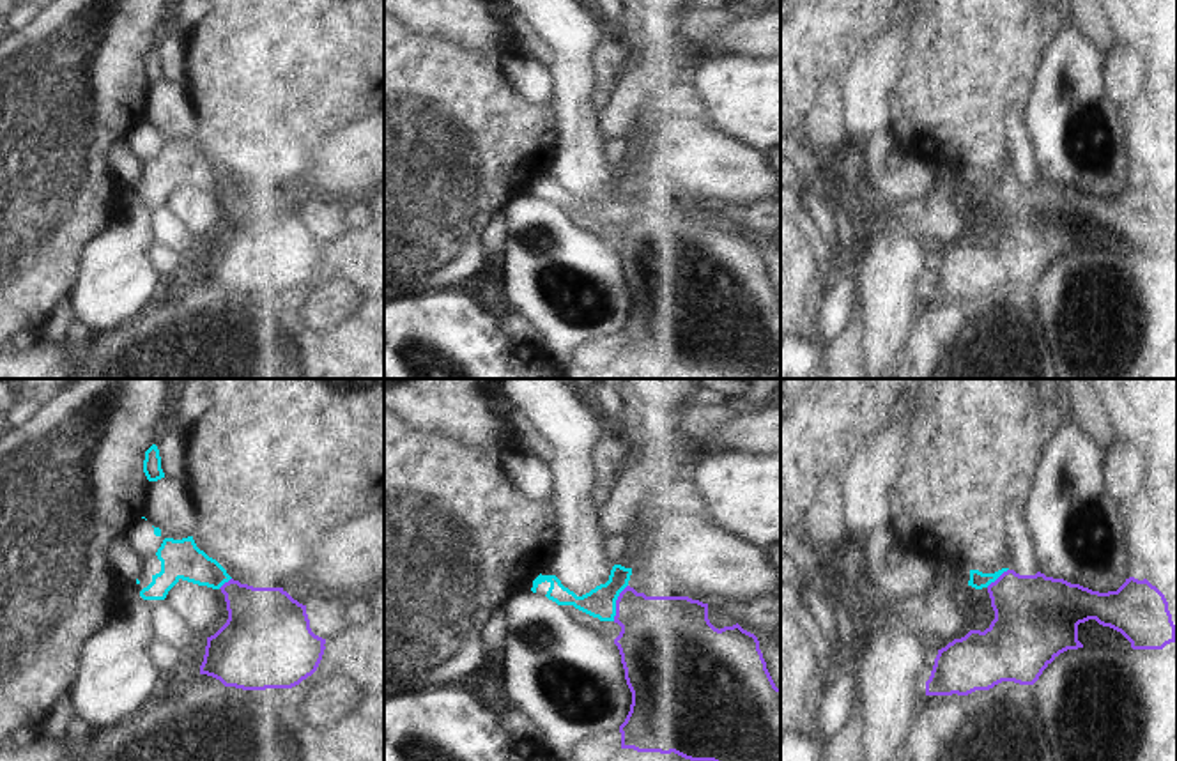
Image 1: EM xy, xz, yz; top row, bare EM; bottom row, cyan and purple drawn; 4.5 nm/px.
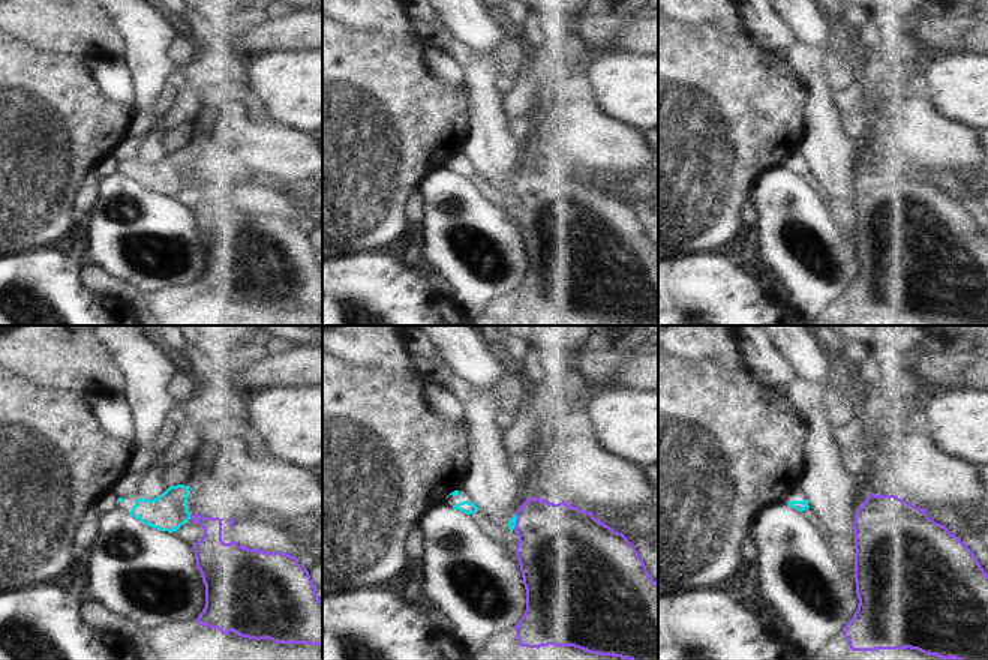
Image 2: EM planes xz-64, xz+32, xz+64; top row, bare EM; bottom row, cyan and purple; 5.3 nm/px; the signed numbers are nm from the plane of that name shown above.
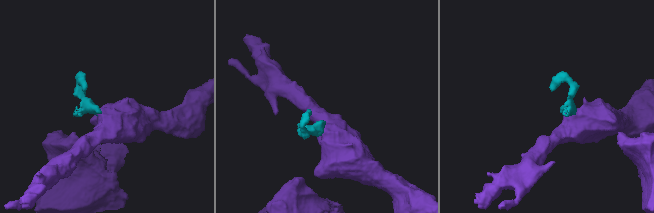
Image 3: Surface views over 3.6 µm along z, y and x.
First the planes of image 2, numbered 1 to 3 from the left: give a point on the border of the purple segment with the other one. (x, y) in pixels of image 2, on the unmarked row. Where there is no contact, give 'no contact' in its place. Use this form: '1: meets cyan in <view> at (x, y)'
1: meets cyan in xz-64 at (189, 180)
2: meets cyan in xz+32 at (514, 186)
3: no contact

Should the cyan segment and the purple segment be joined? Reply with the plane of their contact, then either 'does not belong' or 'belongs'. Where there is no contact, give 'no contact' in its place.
contact in xz; belongs

